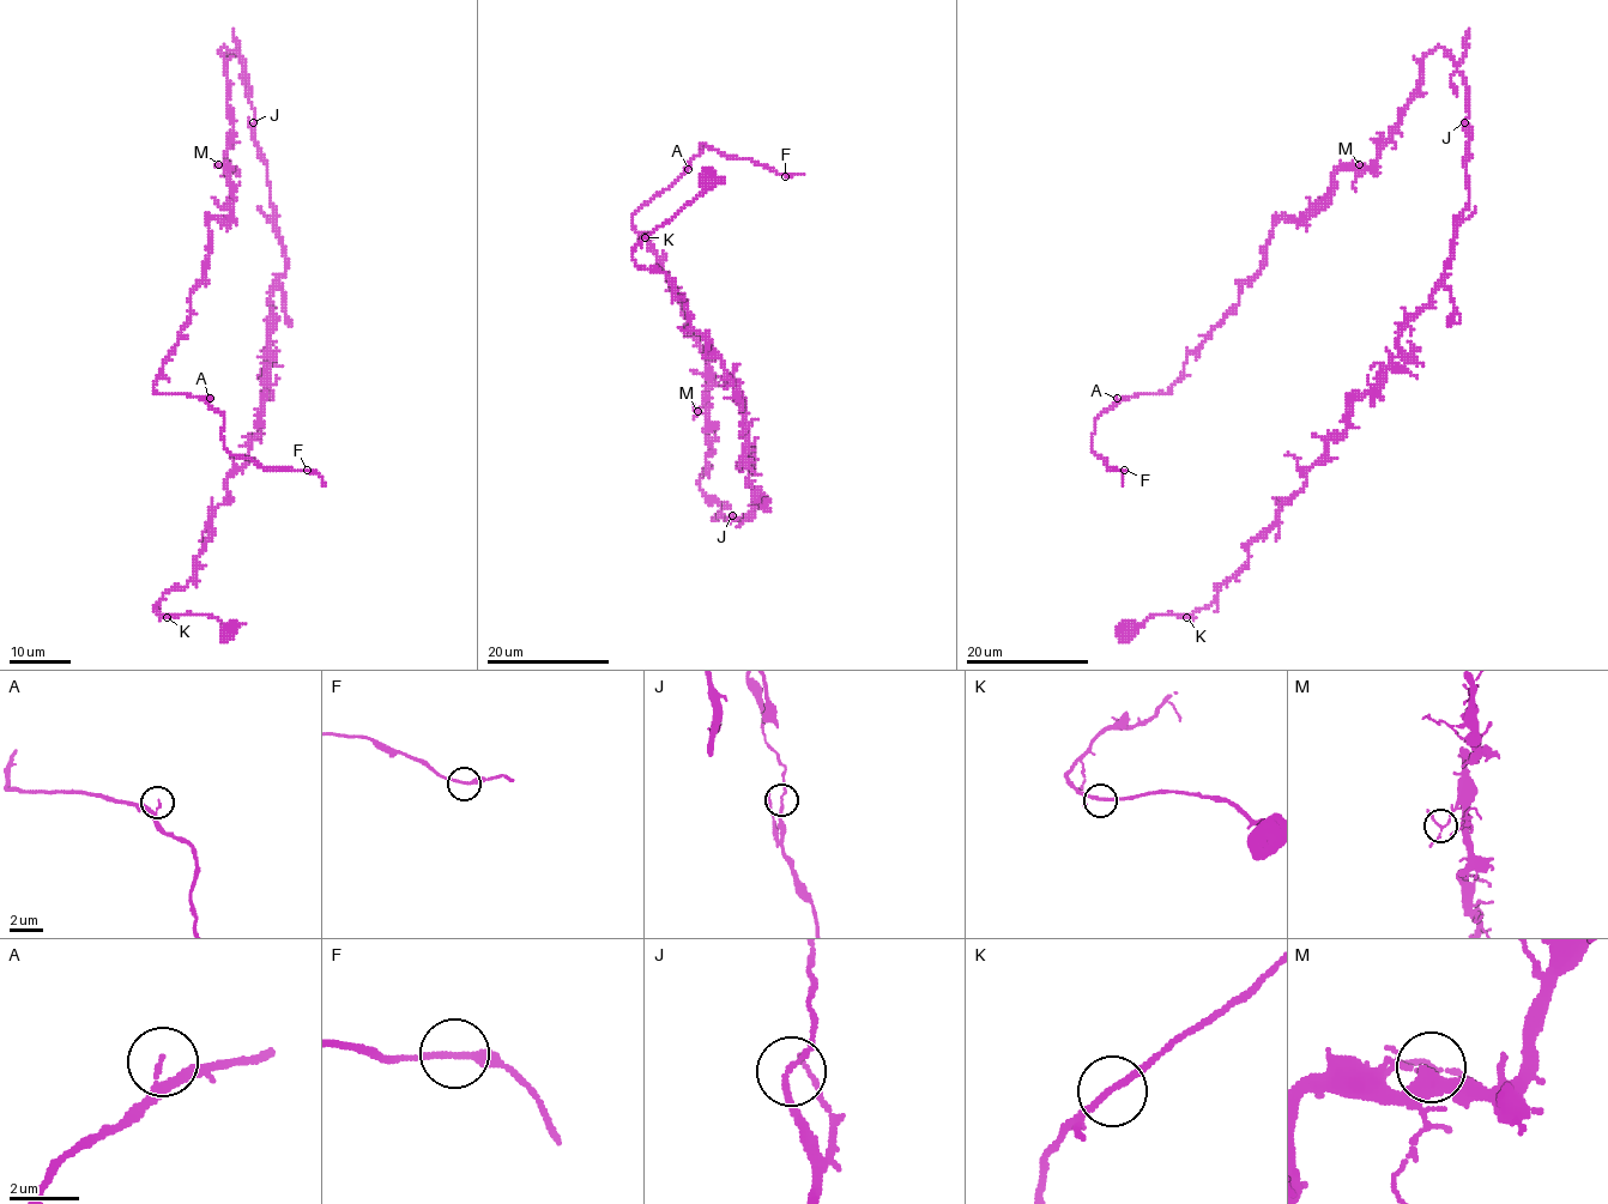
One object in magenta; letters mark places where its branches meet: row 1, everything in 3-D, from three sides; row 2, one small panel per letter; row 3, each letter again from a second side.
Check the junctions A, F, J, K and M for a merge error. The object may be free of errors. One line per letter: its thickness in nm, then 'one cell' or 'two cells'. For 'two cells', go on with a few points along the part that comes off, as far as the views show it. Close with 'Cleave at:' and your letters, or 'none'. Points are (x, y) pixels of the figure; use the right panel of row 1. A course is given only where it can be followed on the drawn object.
A: 140 nm thick; one cell
F: 200 nm thick; one cell
J: 140 nm thick; two cells; foreign part runs (1463, 121), (1467, 80), (1430, 50), (1370, 168), (1276, 221), (1167, 393), (1099, 416), (1123, 486)
K: 180 nm thick; one cell
M: 130 nm thick; one cell
Cleave at: J

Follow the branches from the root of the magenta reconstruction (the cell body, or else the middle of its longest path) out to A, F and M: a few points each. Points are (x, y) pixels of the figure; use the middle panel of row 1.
A: (725, 518), (699, 484), (711, 451), (709, 358), (633, 224), (688, 169)
F: (725, 518), (699, 484), (711, 451), (709, 358), (633, 215), (677, 180), (702, 143), (785, 176)
M: (725, 518), (721, 508), (699, 484), (711, 446), (705, 427), (708, 407), (705, 403), (697, 411)

